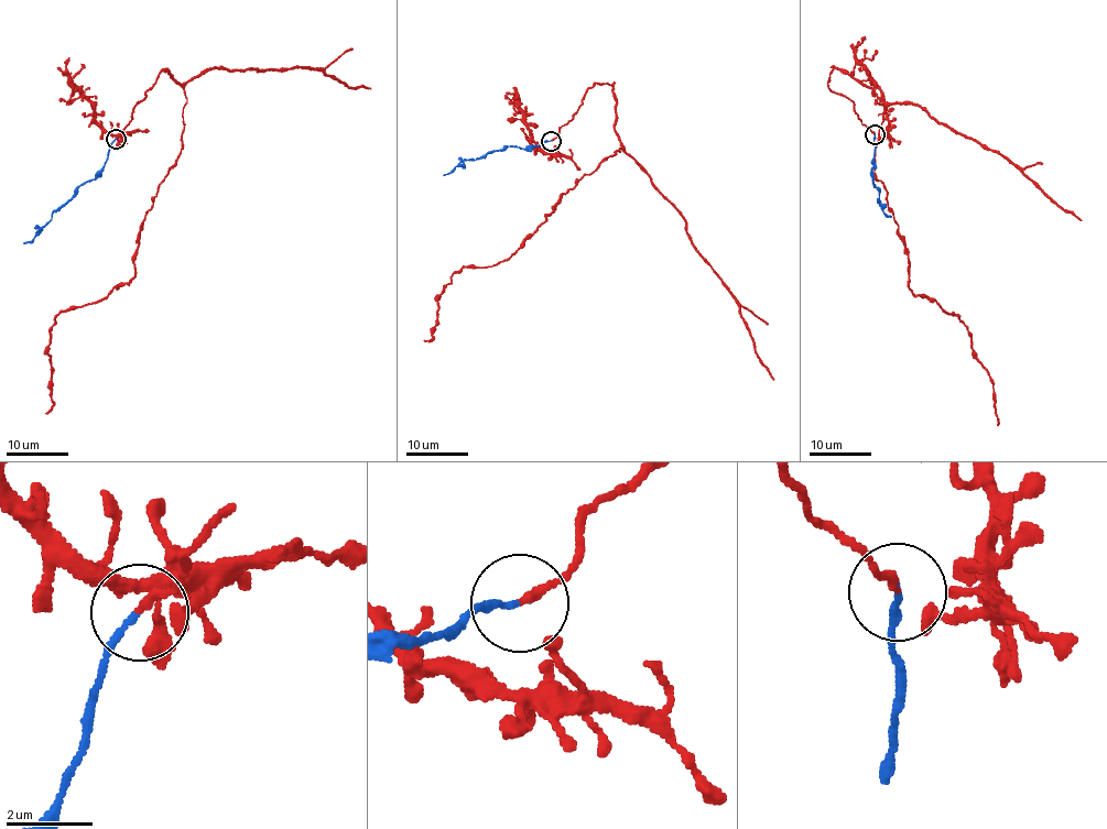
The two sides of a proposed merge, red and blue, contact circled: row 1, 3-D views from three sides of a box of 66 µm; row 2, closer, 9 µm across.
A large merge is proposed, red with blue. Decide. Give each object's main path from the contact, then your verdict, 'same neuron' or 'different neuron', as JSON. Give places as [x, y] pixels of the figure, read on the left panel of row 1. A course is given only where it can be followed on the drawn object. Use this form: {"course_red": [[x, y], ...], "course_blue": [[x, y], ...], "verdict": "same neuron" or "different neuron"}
{"course_red": [[115, 139], [169, 71], [187, 100], [180, 156], [139, 231], [136, 277], [55, 318], [45, 413]], "course_blue": [[115, 139], [104, 168], [83, 183], [32, 239], [24, 243]], "verdict": "same neuron"}

